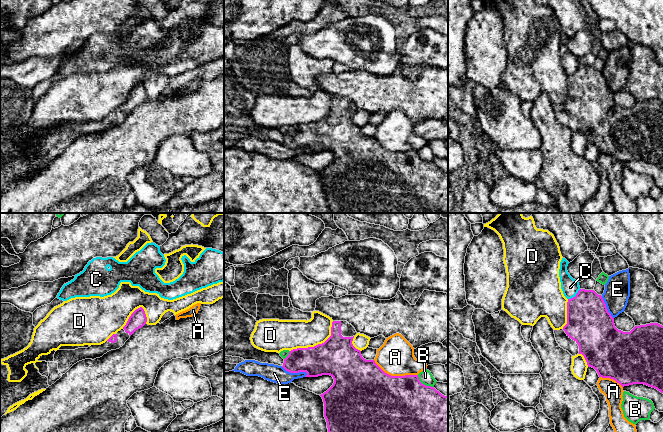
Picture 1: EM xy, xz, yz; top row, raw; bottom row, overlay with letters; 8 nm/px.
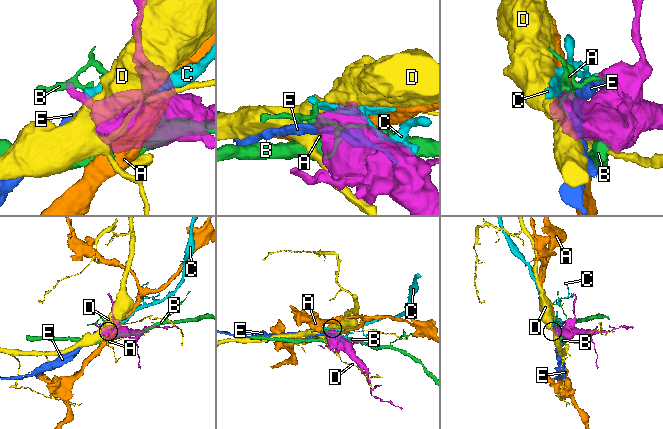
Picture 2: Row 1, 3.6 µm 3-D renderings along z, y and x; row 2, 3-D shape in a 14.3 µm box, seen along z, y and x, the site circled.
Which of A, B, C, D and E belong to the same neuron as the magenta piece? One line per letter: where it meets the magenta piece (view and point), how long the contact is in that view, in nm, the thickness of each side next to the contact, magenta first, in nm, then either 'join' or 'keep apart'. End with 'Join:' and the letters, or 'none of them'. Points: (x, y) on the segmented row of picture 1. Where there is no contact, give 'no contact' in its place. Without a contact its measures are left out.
A: xz (395, 376) | 380 nm | 480/300 nm | keep apart
B: xz (423, 384) | 170 nm | 440/110 nm | keep apart
C: yz (575, 296) | 130 nm | 360/140 nm | keep apart
D: xz (318, 344) | 420 nm | 320/240 nm | keep apart
E: xz (294, 372) | 220 nm | 260/140 nm | keep apart
Join: none of them

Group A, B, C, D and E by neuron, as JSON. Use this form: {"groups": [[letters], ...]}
{"groups": [["A"], ["B"], ["C"], ["D"], ["E"]]}

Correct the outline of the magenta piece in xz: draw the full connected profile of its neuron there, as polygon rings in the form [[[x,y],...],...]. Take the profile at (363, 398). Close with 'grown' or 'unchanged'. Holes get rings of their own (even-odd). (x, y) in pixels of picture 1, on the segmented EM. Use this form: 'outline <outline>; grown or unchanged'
outline [[[333,321],[331,336],[324,343],[293,349],[284,359],[282,367],[290,373],[306,372],[305,377],[333,377],[333,385],[320,395],[324,402],[328,432],[448,432],[448,396],[422,384],[418,375],[391,376],[374,360],[364,359],[361,351],[352,344],[356,334],[355,328],[347,321]]]; grown

